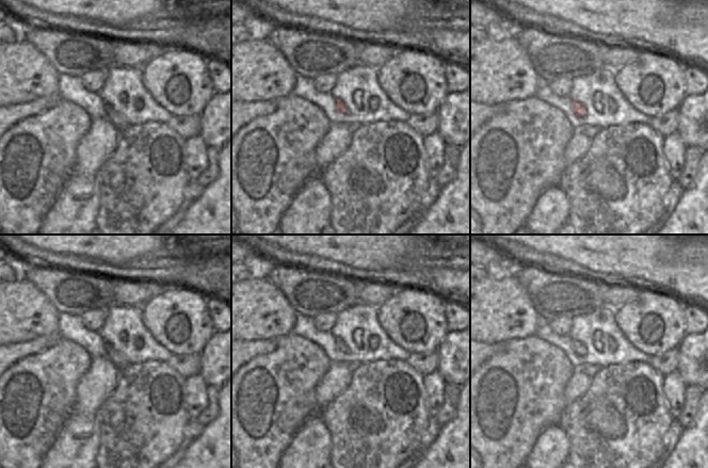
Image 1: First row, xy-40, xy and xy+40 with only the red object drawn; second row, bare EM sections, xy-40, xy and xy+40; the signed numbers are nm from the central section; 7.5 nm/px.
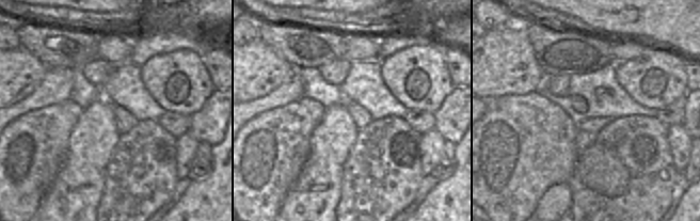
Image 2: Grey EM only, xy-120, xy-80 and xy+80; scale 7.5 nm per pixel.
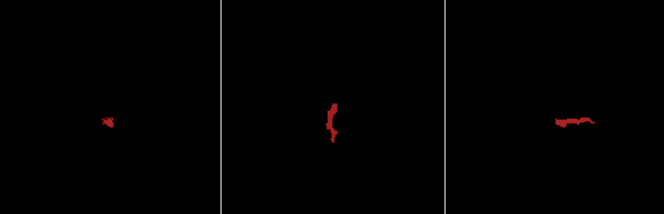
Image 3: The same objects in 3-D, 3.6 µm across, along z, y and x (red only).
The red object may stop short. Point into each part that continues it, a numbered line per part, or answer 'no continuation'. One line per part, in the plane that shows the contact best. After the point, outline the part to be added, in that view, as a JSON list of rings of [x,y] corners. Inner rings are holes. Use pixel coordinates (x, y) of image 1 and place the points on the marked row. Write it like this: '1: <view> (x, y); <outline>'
no continuation

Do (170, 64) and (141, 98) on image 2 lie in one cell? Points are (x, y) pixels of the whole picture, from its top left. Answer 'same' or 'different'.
different

